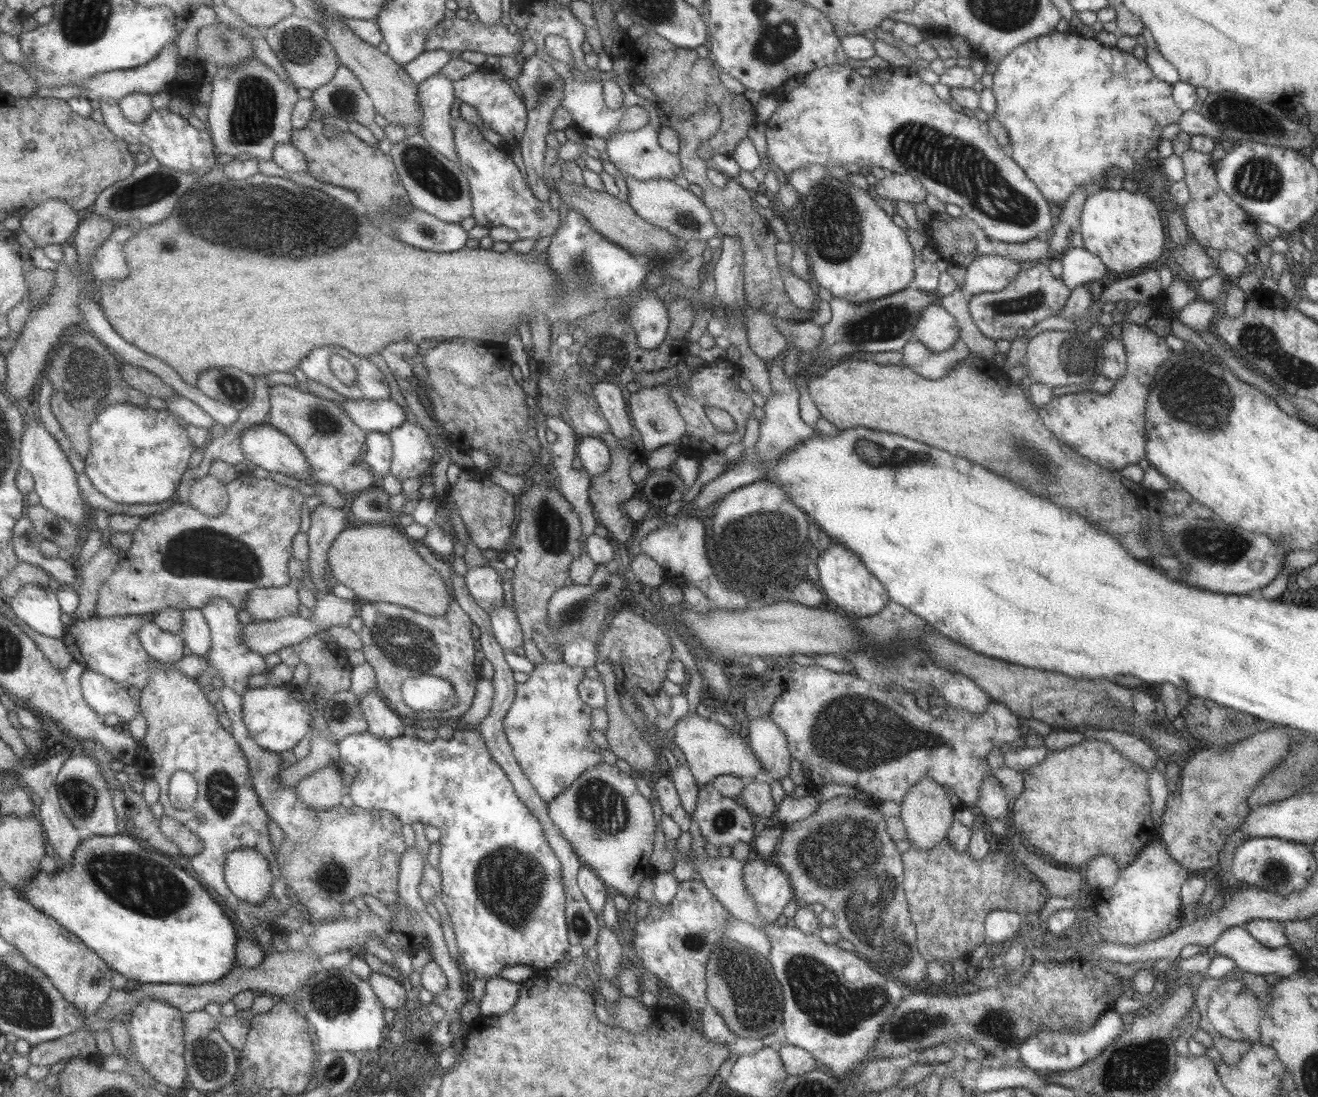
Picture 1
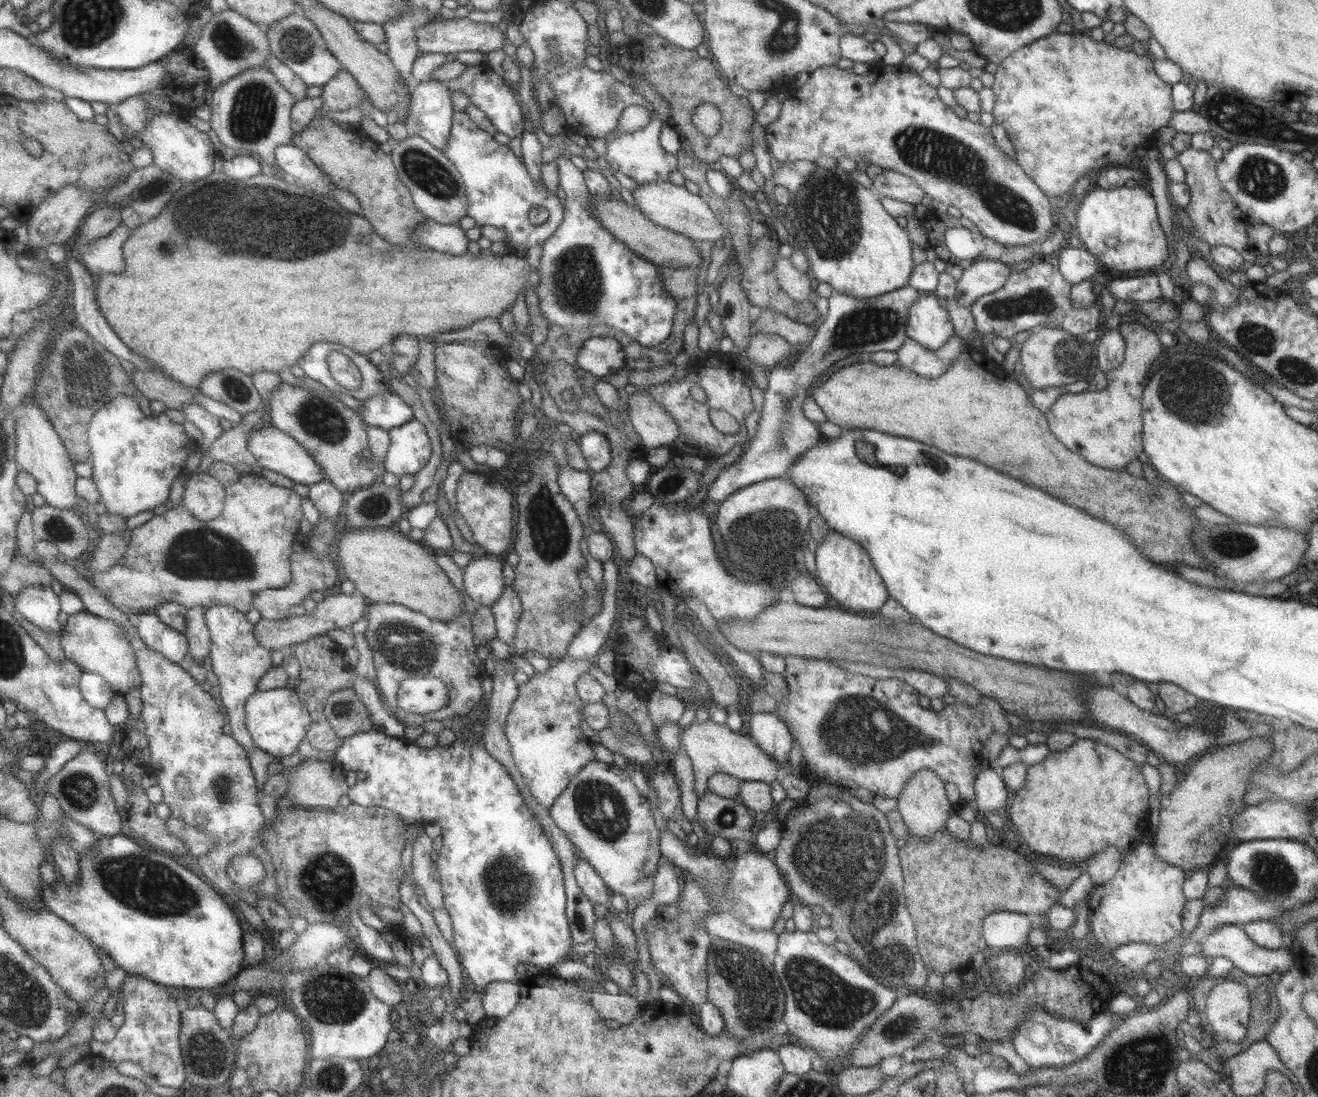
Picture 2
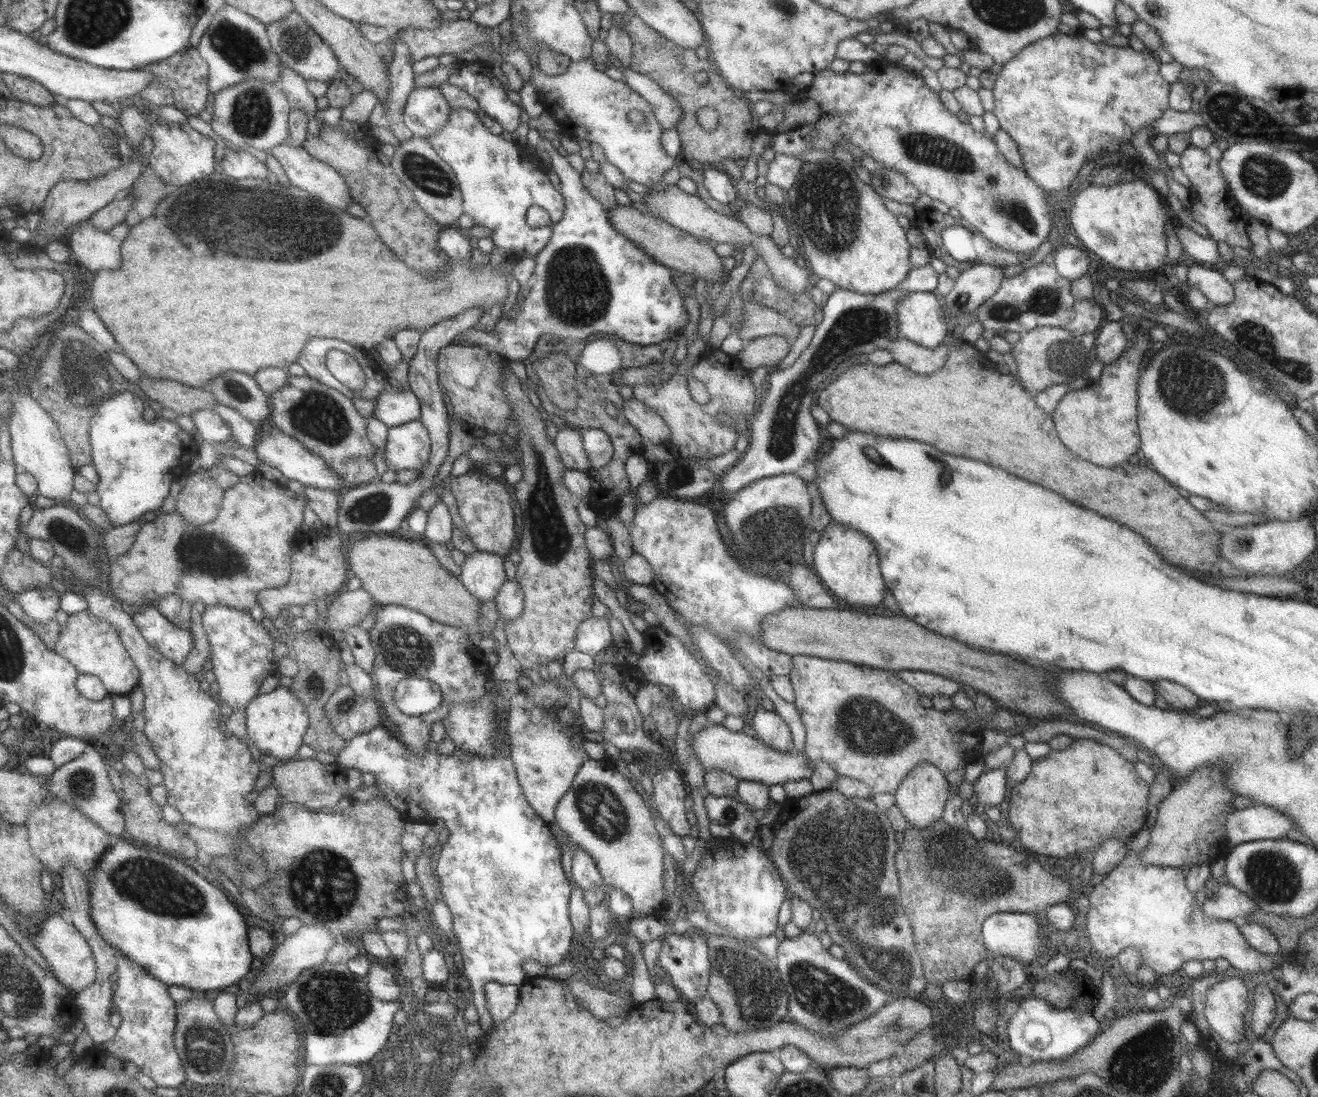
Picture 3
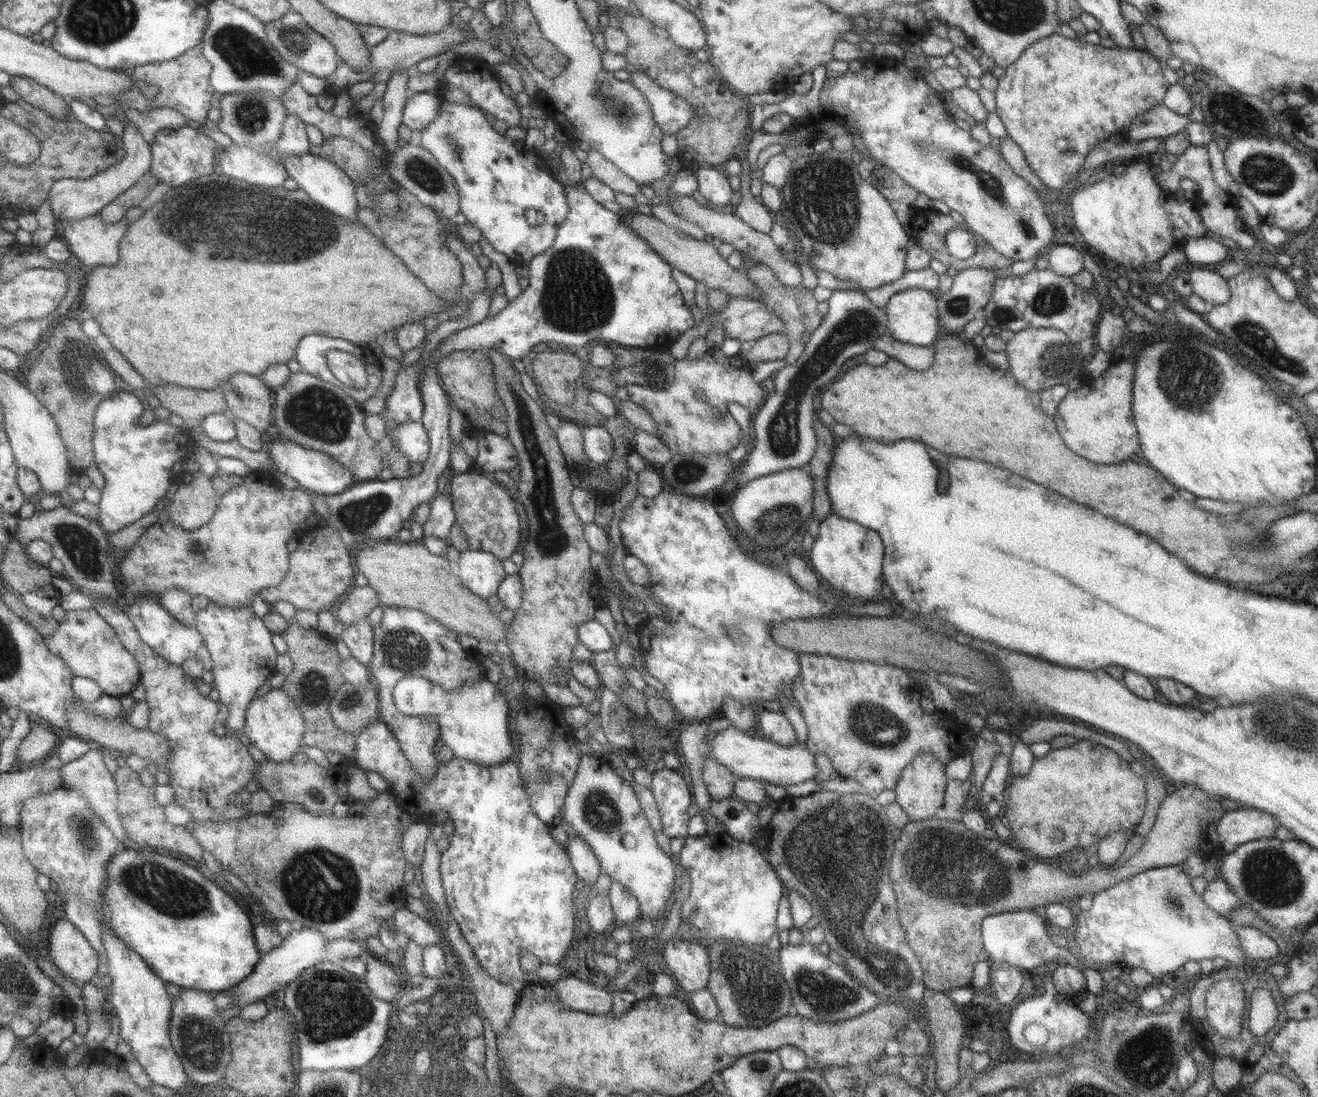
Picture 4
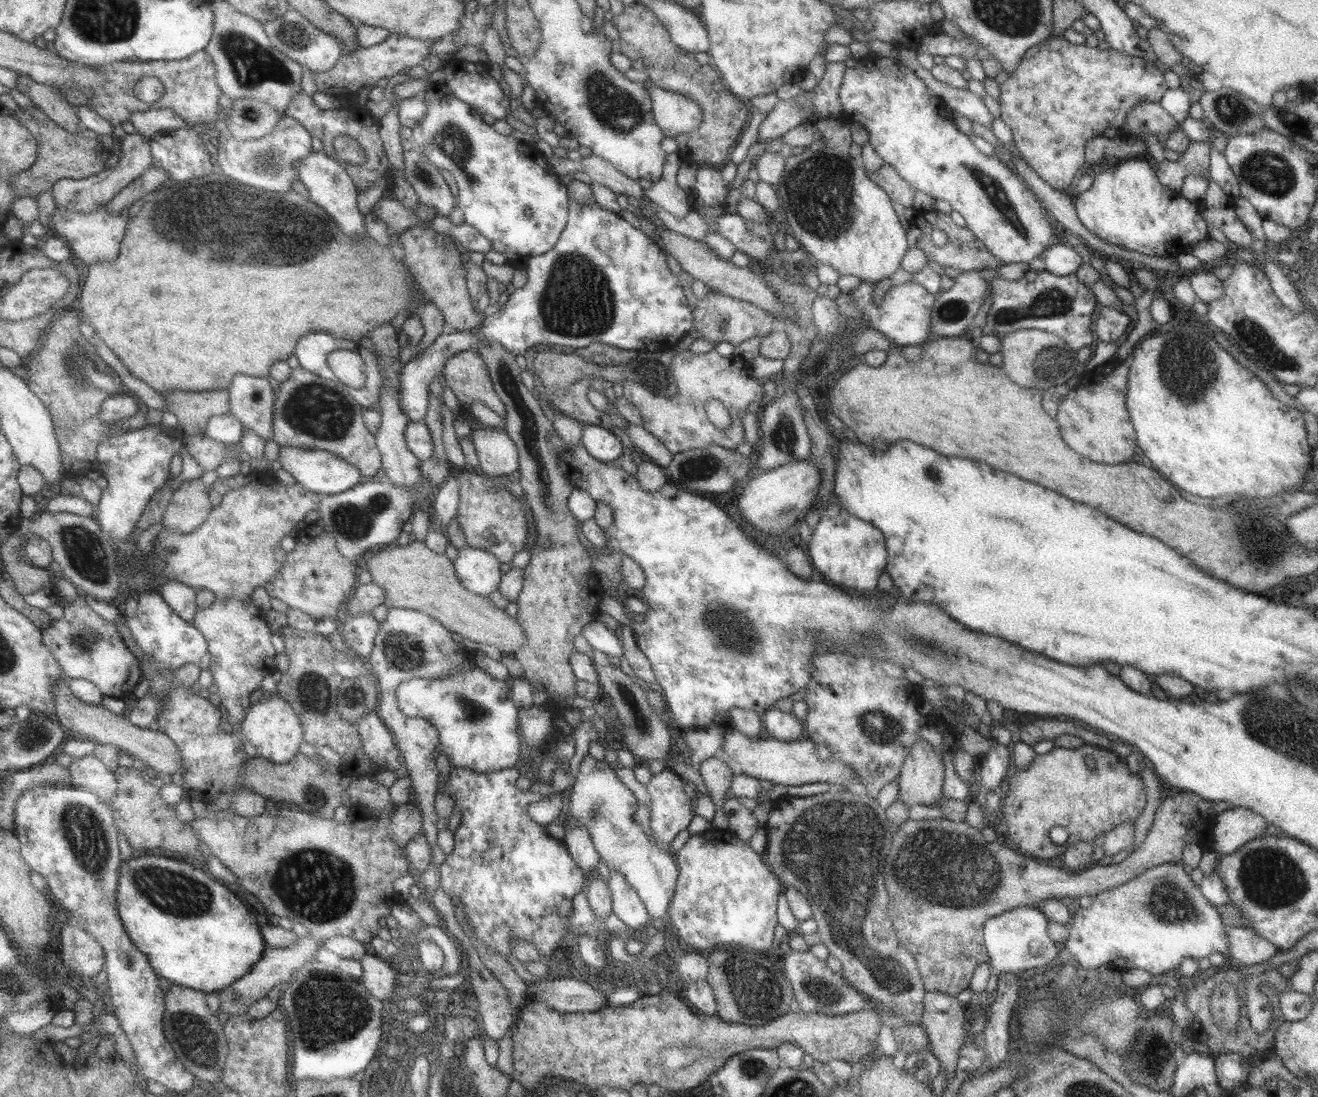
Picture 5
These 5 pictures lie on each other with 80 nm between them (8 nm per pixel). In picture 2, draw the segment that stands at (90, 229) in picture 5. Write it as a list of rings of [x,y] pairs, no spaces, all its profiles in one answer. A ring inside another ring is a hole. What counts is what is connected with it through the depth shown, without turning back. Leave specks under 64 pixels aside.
[[[125,222],[109,236],[101,237],[97,241],[76,236],[81,262],[86,264],[95,277],[108,273],[123,274],[126,264],[124,245],[132,236],[132,232],[133,229]]]

